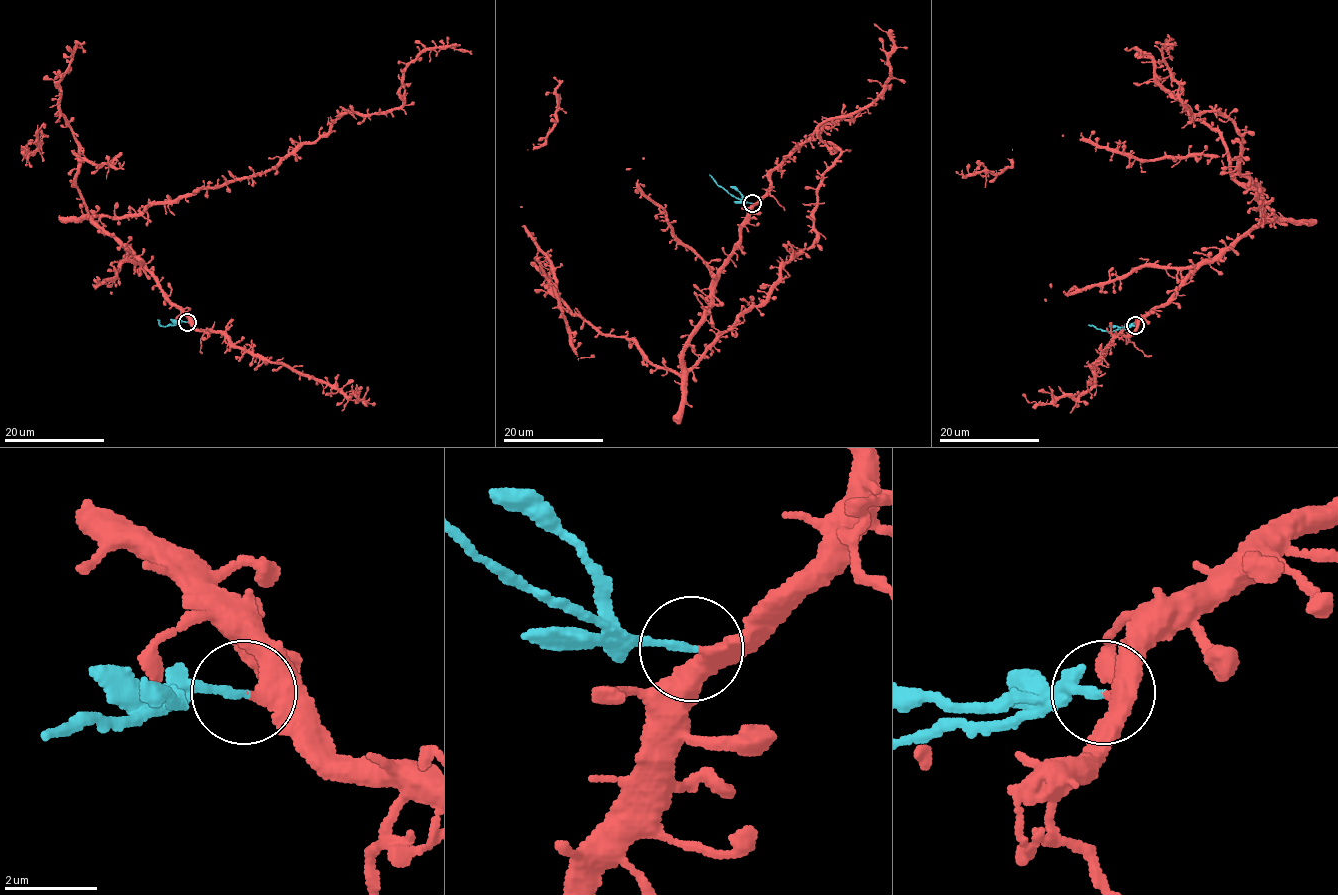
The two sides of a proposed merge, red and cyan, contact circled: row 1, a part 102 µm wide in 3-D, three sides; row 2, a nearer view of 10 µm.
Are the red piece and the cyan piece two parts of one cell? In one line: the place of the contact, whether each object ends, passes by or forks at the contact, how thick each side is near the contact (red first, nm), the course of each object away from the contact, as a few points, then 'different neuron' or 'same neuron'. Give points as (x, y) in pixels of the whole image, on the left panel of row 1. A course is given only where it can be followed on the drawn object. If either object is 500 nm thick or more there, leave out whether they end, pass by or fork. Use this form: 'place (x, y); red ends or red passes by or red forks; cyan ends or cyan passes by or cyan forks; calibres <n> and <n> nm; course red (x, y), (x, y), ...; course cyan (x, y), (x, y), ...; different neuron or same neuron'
place (187, 322); red ends; cyan ends; calibres 380 and 140 nm; course red (187, 321), (95, 216), (132, 217), (255, 176), (346, 113), (401, 105), (405, 66), (422, 53), (471, 54); course cyan (187, 321), (159, 326), (158, 319); different neuron

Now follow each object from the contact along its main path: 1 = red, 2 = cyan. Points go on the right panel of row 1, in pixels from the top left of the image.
1: (1135, 325), (1274, 219), (1239, 171), (1239, 133), (1218, 112), (1188, 112), (1166, 52)
2: (1135, 325), (1101, 331), (1088, 324)

